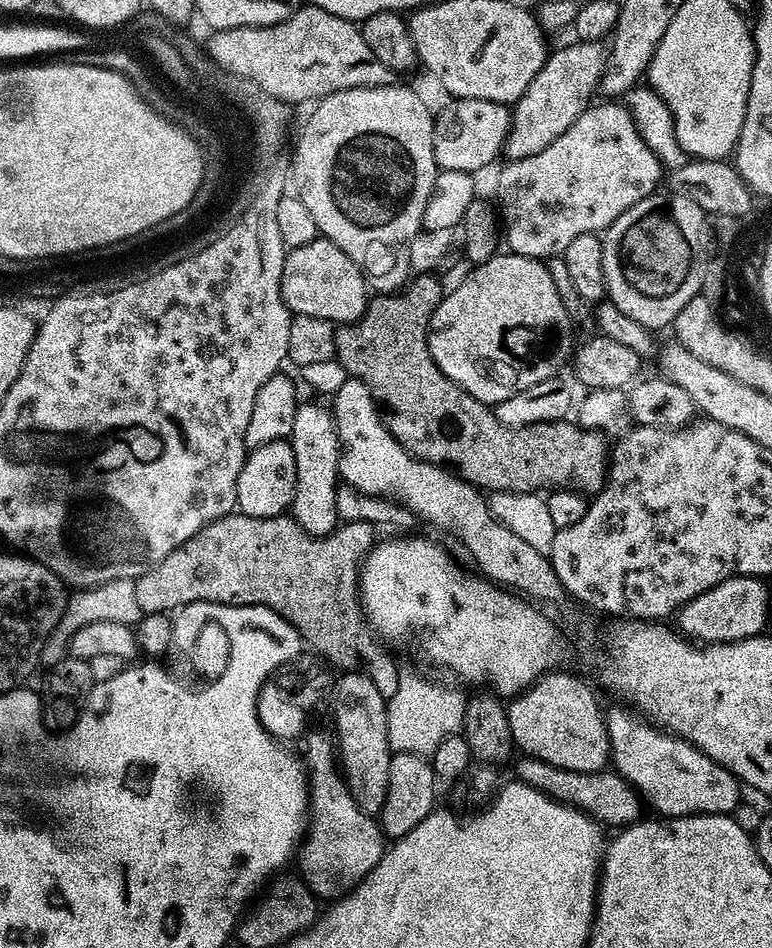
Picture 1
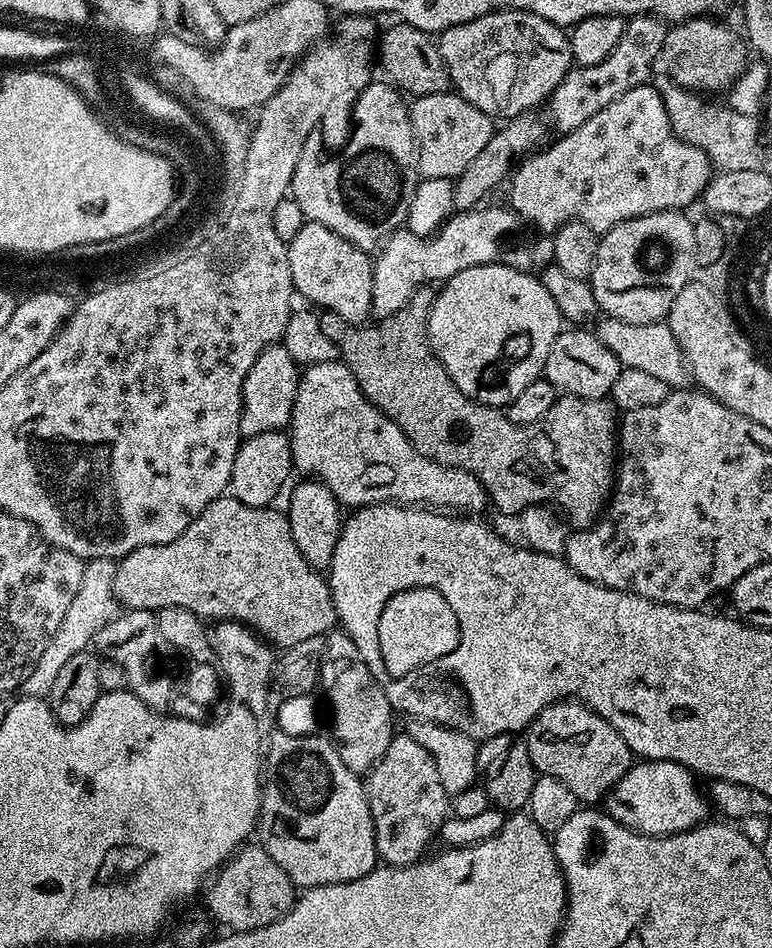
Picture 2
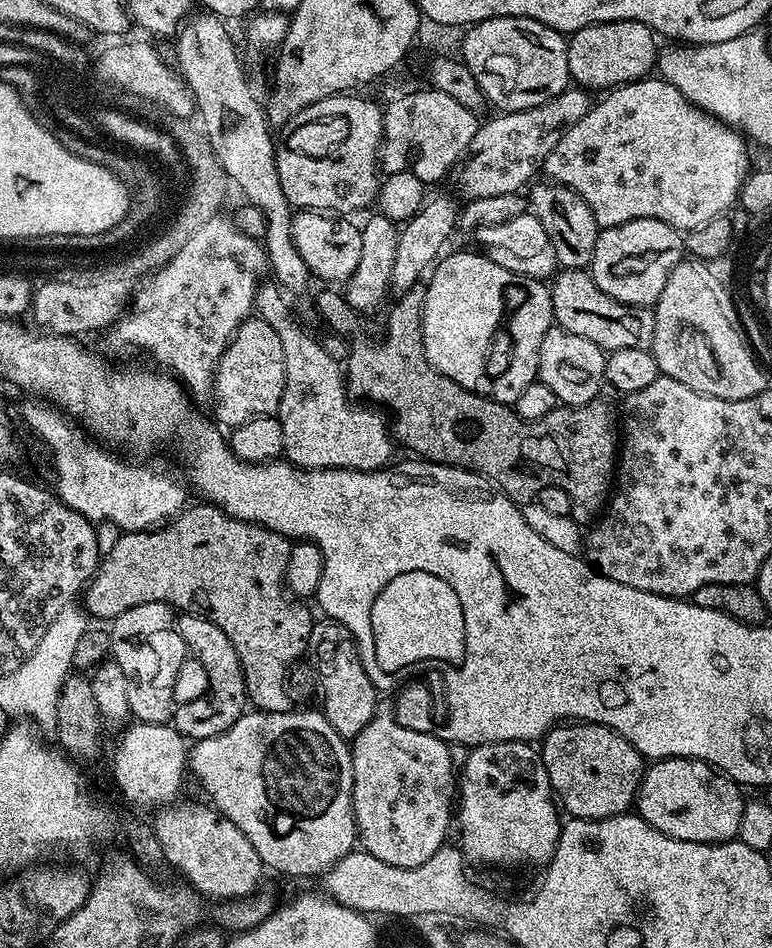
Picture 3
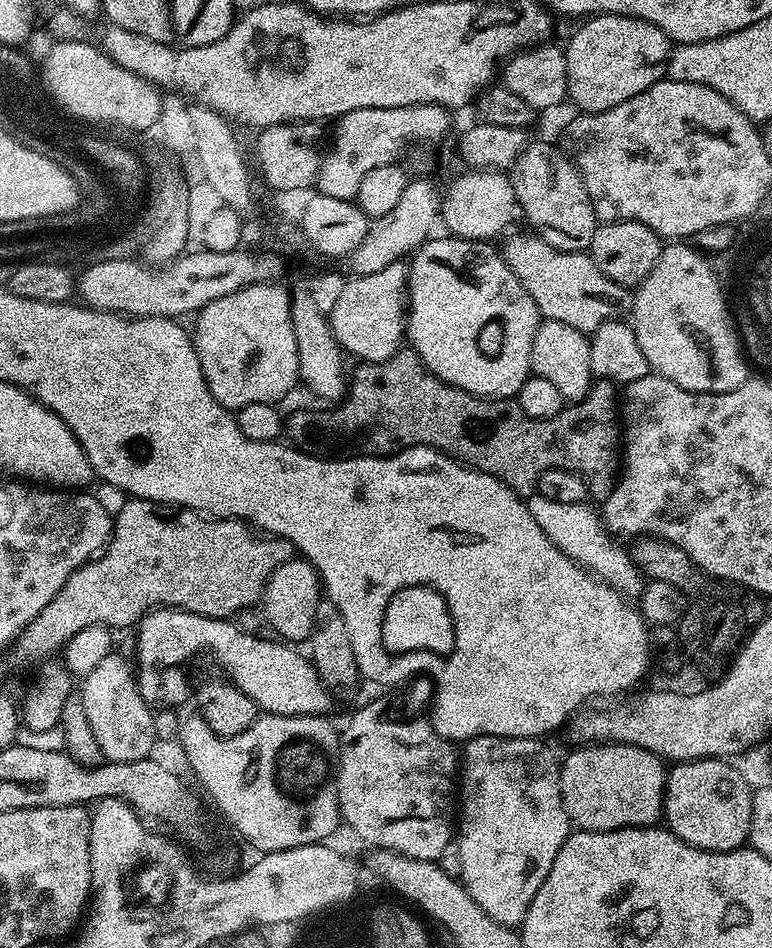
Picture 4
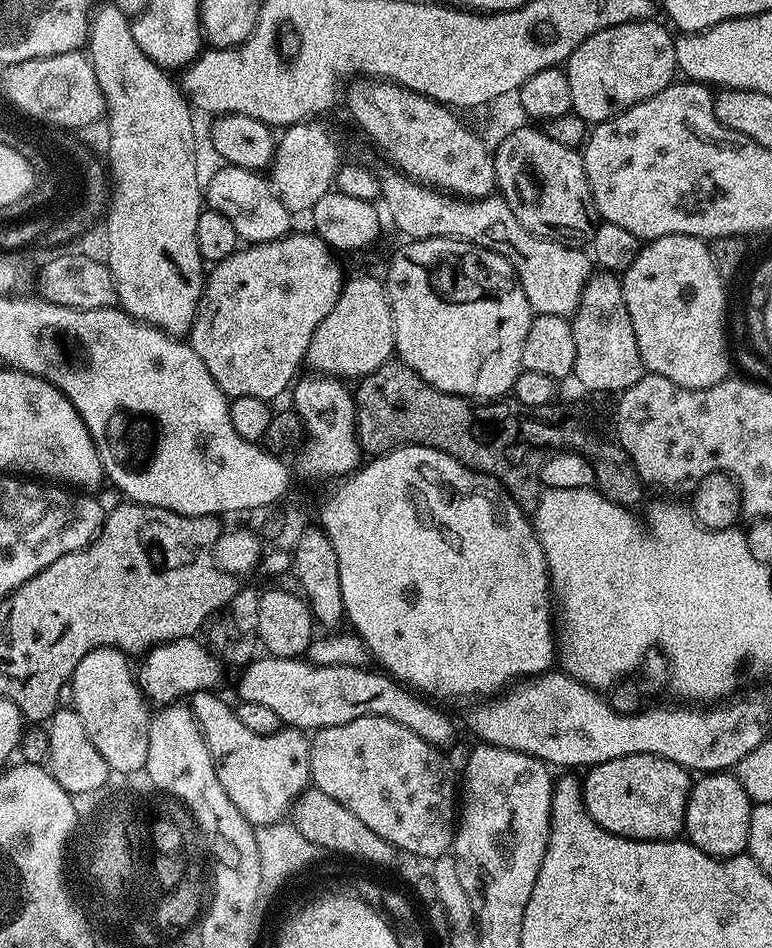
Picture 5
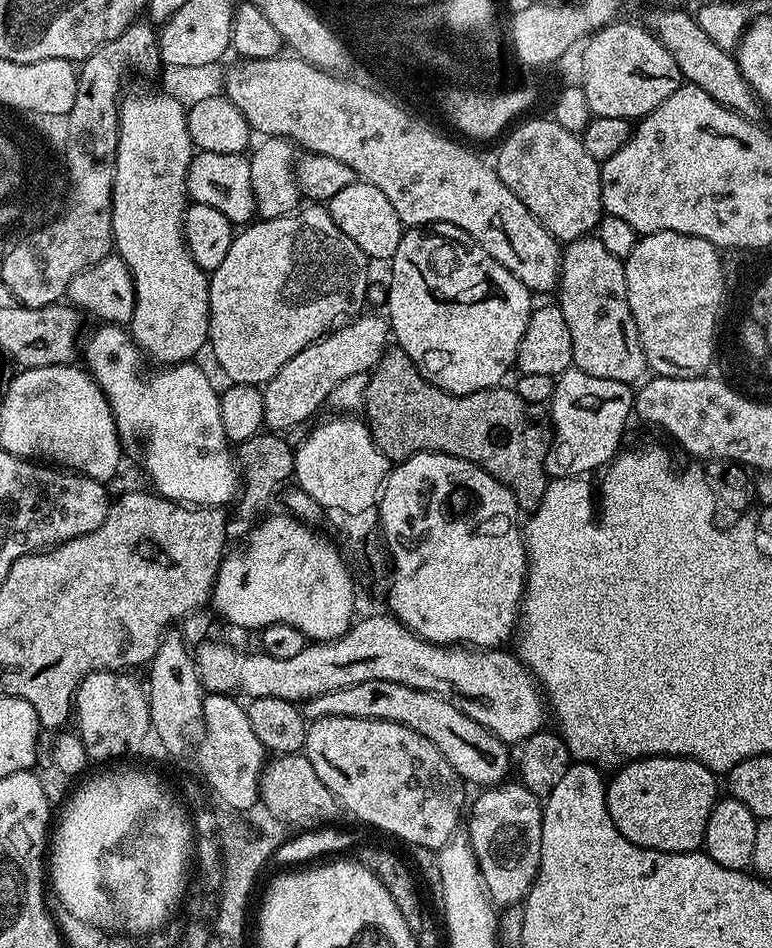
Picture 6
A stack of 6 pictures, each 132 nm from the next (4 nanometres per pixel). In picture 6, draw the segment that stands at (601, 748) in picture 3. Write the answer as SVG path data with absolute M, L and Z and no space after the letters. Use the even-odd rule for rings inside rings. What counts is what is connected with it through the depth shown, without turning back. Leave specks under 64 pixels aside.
M644 756L617 767L607 781L606 806L627 840L659 852L694 852L704 843L706 822L718 799L717 777L700 760Z

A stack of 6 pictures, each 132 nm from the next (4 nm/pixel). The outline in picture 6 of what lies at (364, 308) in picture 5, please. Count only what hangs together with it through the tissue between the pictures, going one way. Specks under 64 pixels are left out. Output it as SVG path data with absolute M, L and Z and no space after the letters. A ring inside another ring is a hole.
M357 315L332 329L327 336L306 346L274 378L263 385L264 428L277 434L288 434L291 428L304 424L320 407L329 403L329 396L352 374L371 373L390 344L390 325L383 315Z

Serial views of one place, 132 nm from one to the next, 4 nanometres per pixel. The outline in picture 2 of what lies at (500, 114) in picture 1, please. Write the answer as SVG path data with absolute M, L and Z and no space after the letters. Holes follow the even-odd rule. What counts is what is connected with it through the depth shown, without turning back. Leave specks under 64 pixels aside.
M455 91L426 94L411 101L408 117L412 123L412 134L416 138L418 172L424 178L446 178L452 180L461 176L490 142L494 131L493 117L478 106L463 100Z

